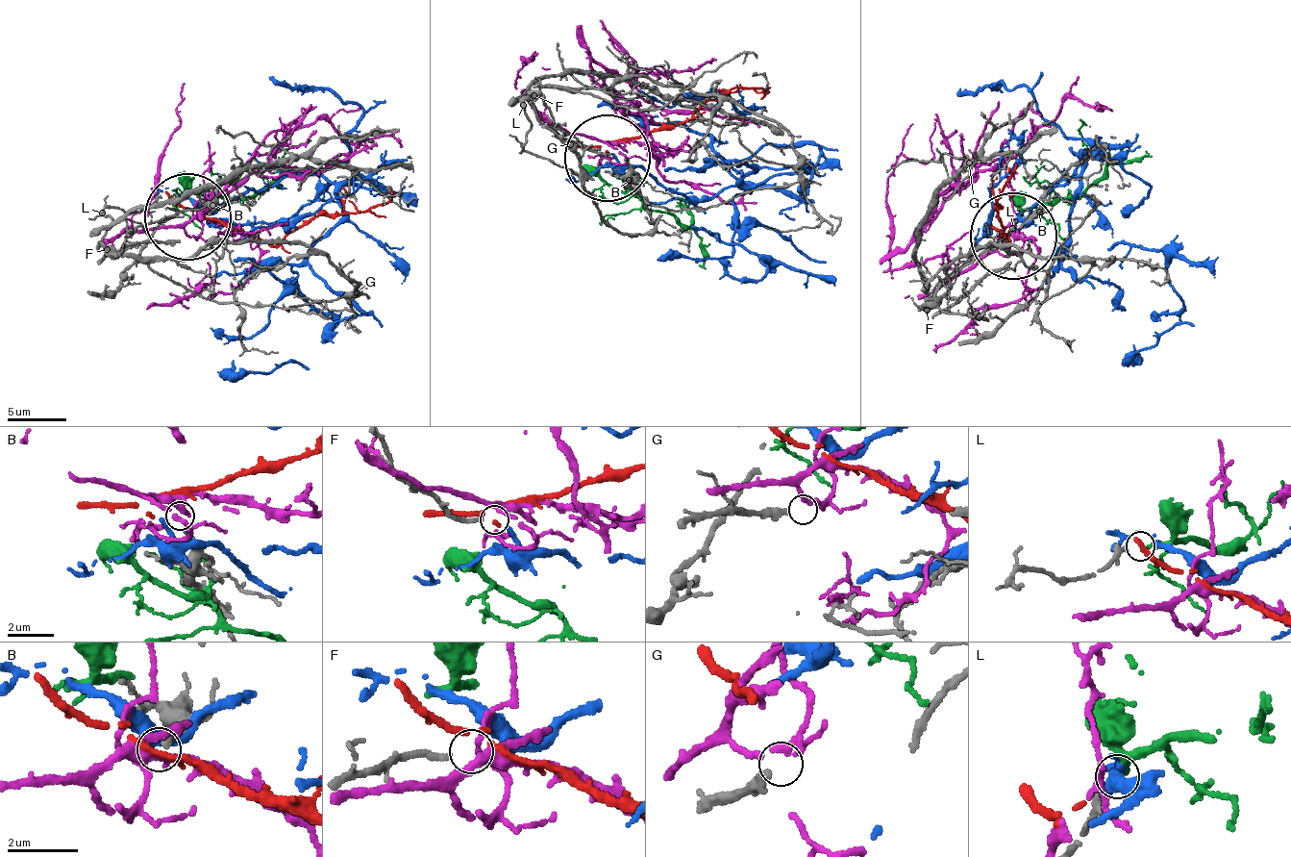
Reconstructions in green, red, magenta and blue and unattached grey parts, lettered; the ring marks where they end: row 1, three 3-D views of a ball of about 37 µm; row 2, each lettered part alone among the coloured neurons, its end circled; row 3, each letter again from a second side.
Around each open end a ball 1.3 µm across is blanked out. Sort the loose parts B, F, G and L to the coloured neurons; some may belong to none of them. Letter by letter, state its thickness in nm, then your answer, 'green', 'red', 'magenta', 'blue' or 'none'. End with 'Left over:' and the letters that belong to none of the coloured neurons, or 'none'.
B: 220 nm | none
F: 170 nm | blue
G: 280 nm | none
L: 240 nm | green
Left over: B, G

